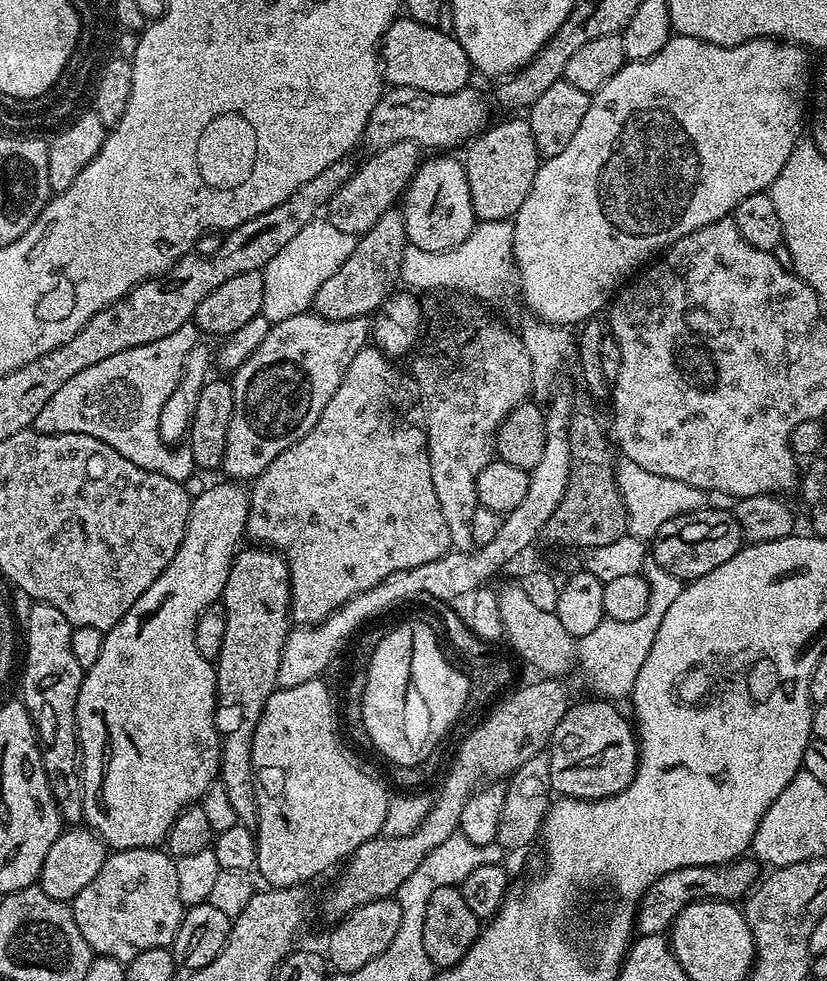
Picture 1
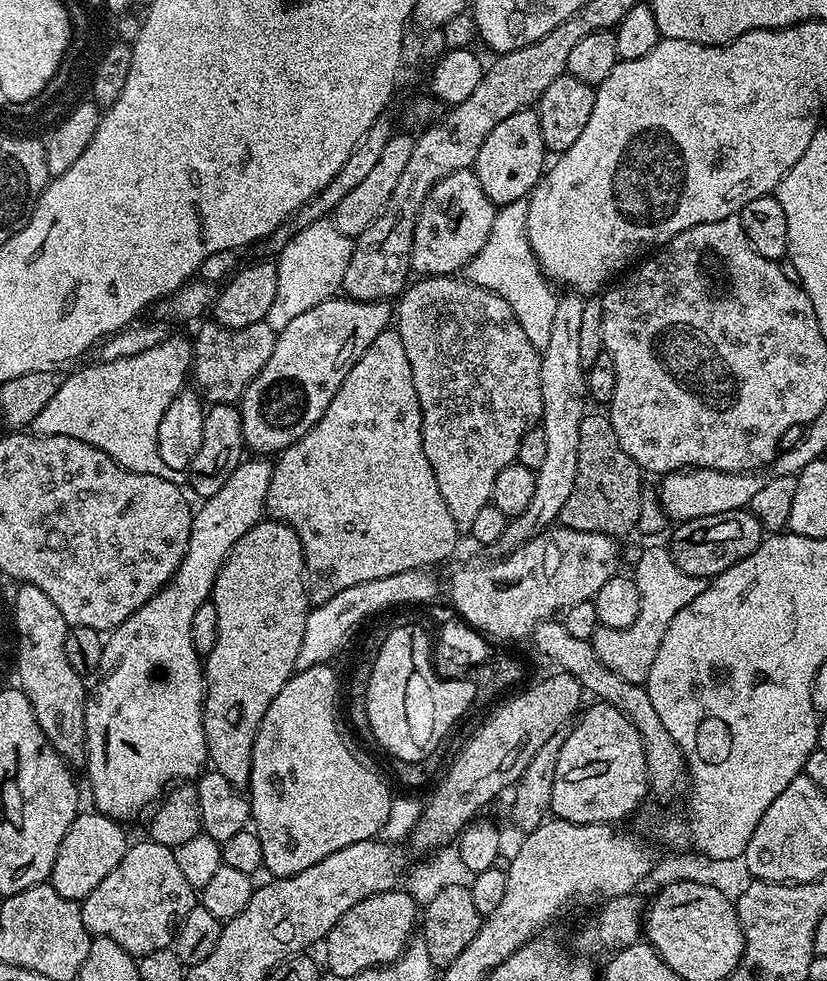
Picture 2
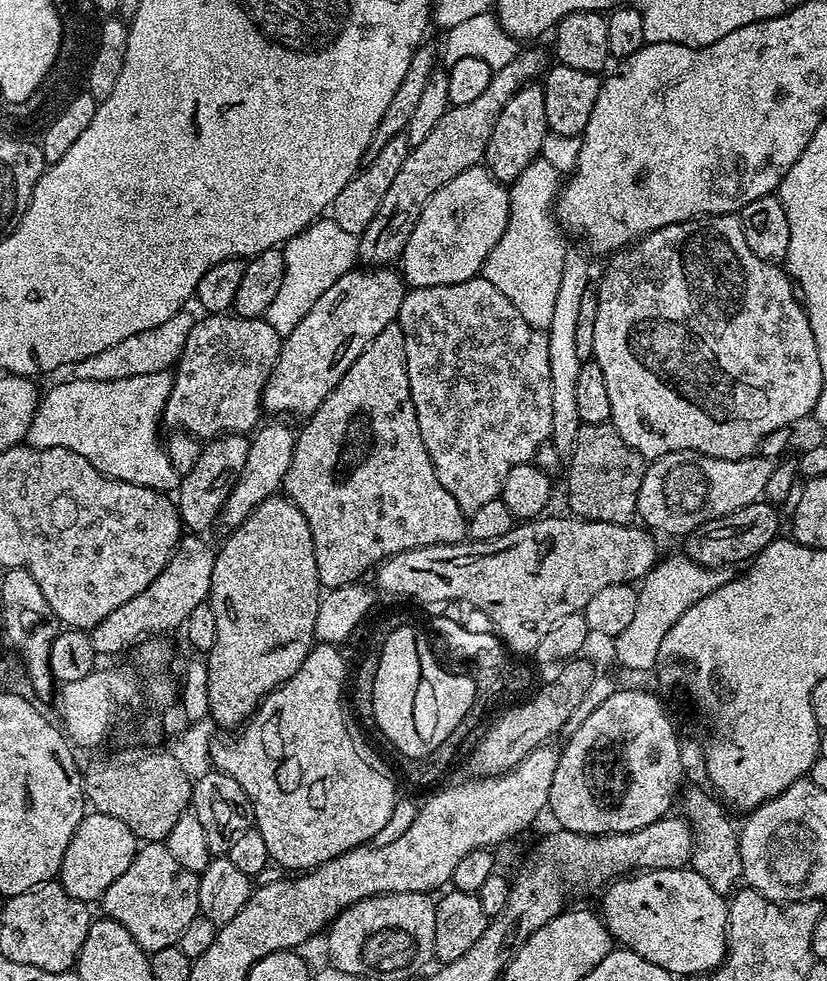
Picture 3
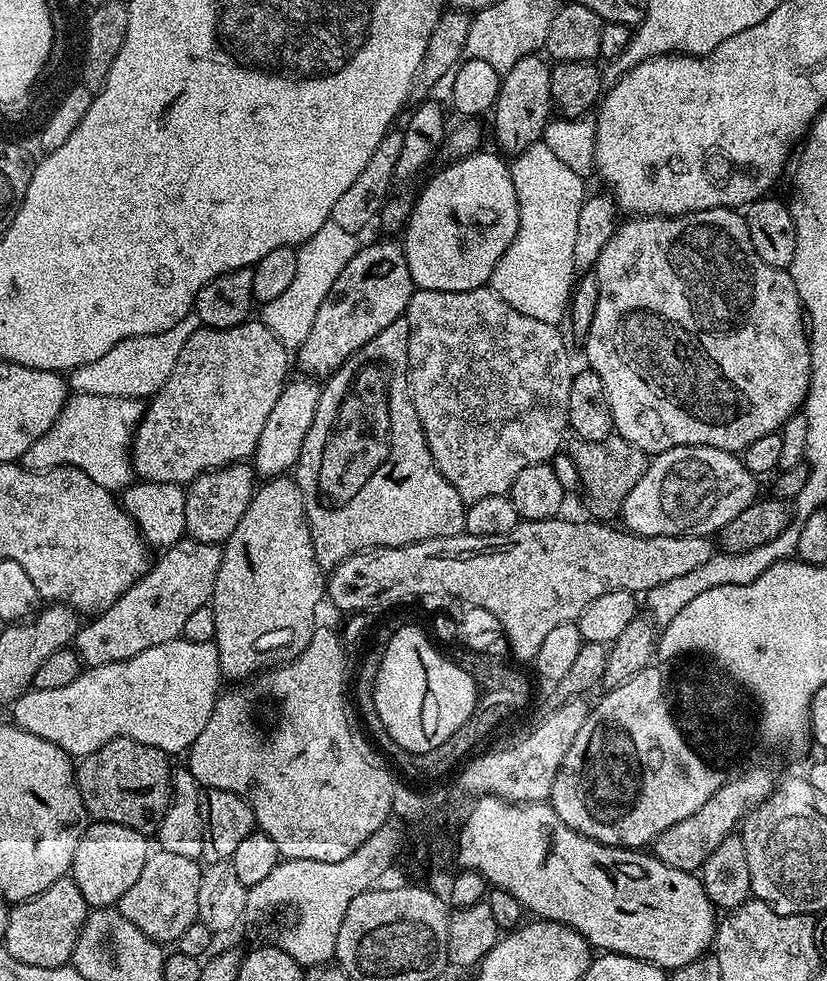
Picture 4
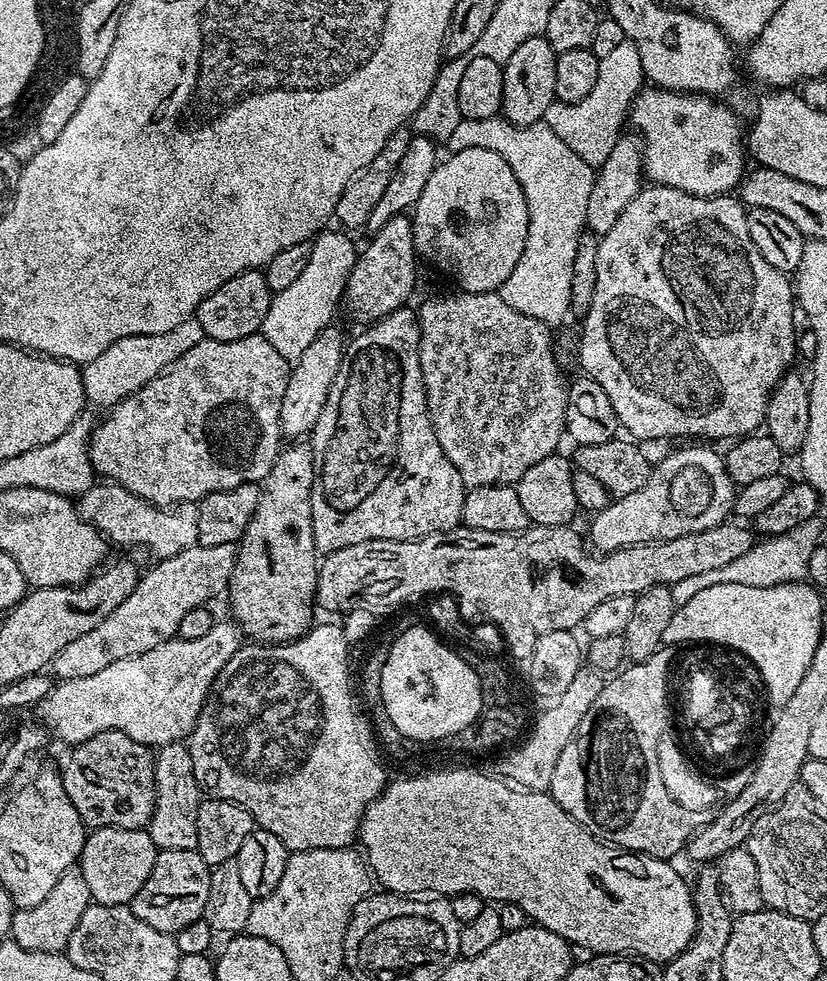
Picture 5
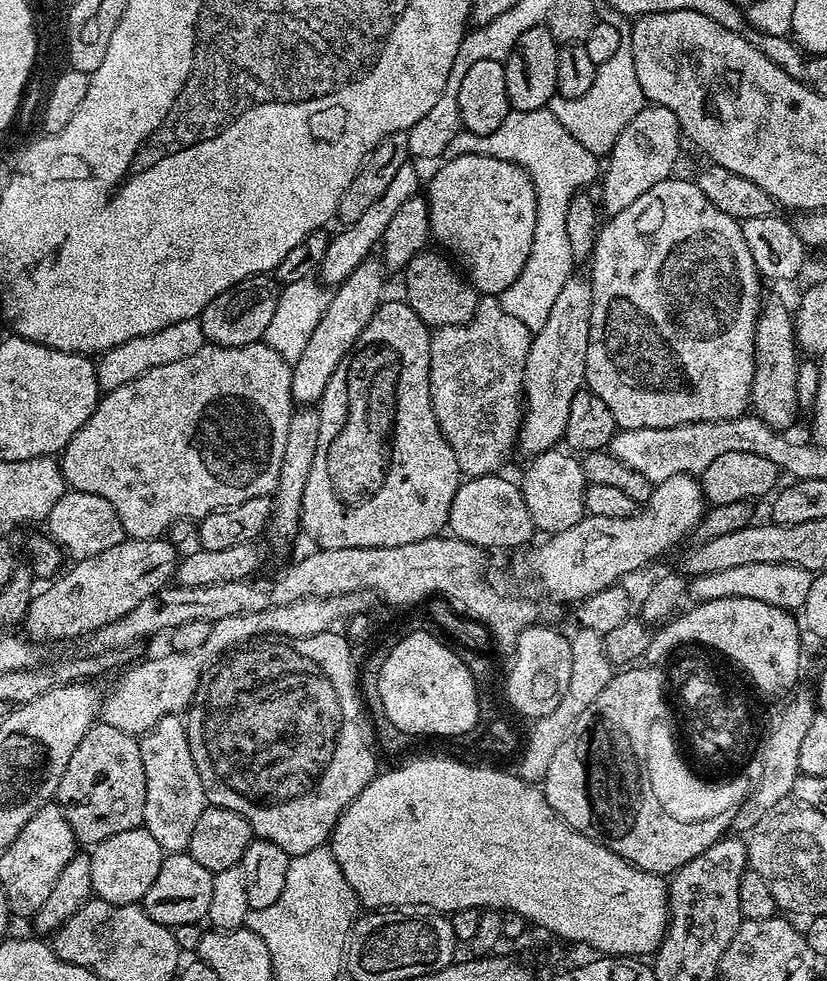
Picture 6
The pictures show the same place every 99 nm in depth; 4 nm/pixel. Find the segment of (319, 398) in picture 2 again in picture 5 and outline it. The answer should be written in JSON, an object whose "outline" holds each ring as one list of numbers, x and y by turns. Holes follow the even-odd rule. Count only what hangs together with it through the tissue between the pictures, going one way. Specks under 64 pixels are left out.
{"outline":[[411,215,390,218,390,222,382,226,382,230,371,233,370,239,372,241,365,248,363,245,362,251,357,255,354,270,350,270,342,301,343,311,348,311,360,326,375,324,376,321,386,318,386,314,405,307,416,288,418,257]]}

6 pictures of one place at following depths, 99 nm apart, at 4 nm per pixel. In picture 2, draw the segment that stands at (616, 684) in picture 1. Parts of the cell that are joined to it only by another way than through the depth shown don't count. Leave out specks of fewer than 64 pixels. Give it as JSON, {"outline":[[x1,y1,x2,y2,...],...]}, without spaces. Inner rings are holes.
{"outline":[[664,546,642,549,636,560,634,576,639,581,640,589,638,618,634,618,634,622,625,628,597,627,590,643,600,661,614,670,614,674,620,674,626,678,626,682,644,684,650,674,650,666,654,666,654,657,660,652,662,638,666,638,670,622,674,622,678,610,682,610,702,592,706,580,703,576,691,576,678,570,671,552]]}

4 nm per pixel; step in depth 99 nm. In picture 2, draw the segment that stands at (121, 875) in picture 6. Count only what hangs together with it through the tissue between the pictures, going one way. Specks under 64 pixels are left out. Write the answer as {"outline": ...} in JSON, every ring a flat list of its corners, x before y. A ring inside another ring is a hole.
{"outline":[[84,810,77,814,74,822,70,822,70,830,66,830,66,838,62,838,58,846,58,858,54,858,50,877,52,888,58,890,62,898,77,902,85,900,90,890,94,890,94,886,98,886,98,882,102,882,102,878,106,878,106,874,110,874,110,870,114,870,114,866,118,866,128,852,130,839,124,833,124,828,123,823,95,810]]}

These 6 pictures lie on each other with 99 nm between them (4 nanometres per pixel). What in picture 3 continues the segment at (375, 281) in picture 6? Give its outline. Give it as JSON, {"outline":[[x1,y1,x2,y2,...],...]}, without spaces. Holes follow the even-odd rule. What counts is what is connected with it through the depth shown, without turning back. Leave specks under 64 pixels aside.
{"outline":[[261,423,251,437,246,454,246,466,224,503,222,520,223,523,228,523,229,529,238,527,260,503,266,498,277,495,284,487,286,470,290,470,290,462,294,458,297,433,294,428,292,432,291,426,288,425,291,423,280,423,284,424]]}

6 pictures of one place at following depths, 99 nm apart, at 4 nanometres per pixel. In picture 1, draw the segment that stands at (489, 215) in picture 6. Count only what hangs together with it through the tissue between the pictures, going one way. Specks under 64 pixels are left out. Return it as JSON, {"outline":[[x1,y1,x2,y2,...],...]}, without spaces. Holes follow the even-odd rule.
{"outline":[[436,154,433,160,425,159,416,169,411,184,408,185,402,197,402,211,404,213,404,225,406,226,406,240,408,244,418,246,418,250,434,250,445,252,456,248,463,242,478,221,474,214,474,202,470,200,470,182,463,163,456,160,452,154]]}

